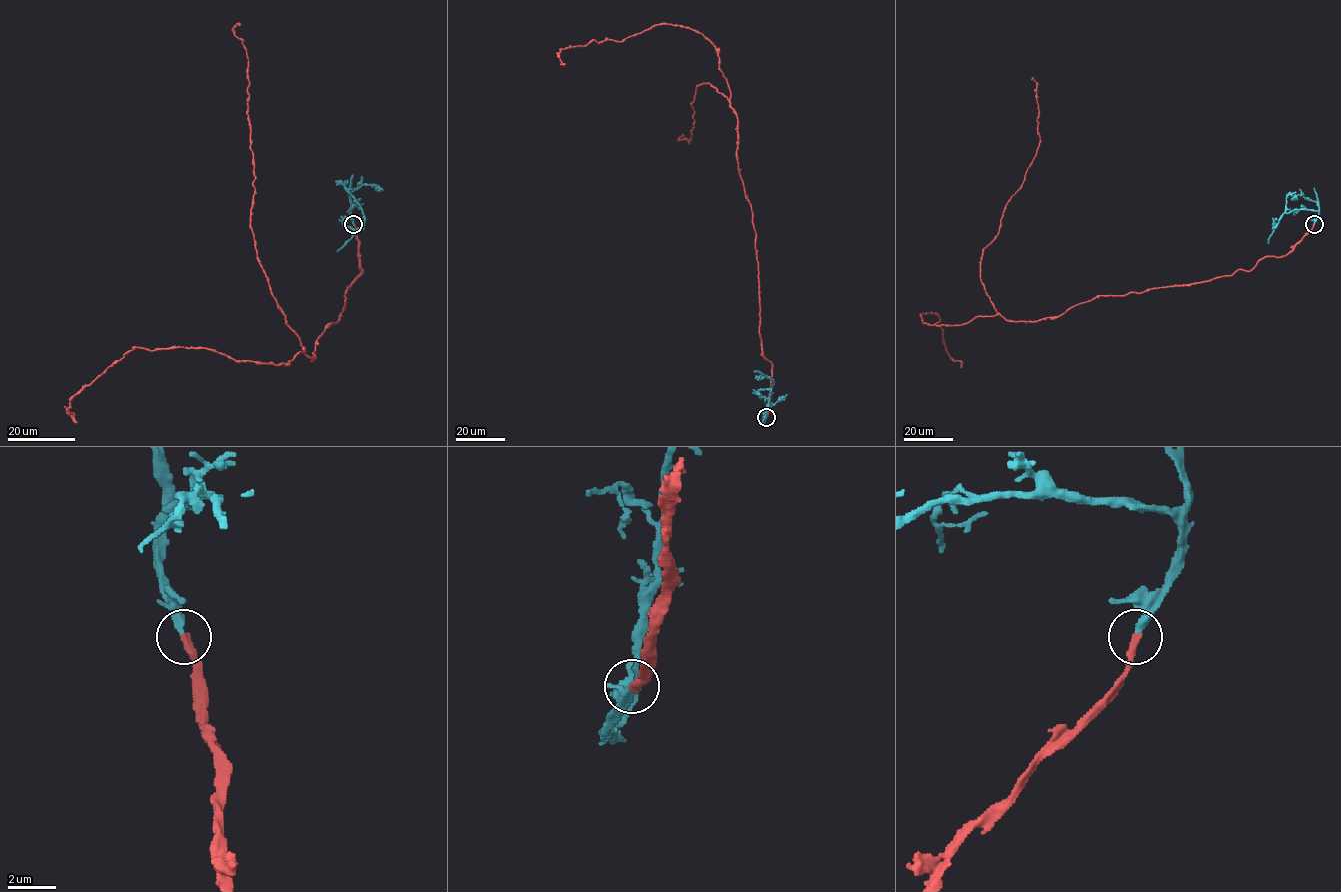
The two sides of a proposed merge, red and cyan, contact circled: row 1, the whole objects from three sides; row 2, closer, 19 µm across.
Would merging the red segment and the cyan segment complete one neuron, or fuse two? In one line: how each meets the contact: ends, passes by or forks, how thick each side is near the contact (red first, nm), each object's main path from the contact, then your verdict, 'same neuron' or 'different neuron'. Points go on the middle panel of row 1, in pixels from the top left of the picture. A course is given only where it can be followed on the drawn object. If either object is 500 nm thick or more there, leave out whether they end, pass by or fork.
red ends; cyan ends; calibres 320 and 280 nm; course red (766, 417), (772, 363), (762, 353), (738, 118), (710, 83), (697, 87), (689, 143), (684, 135); course cyan (766, 417), (773, 381), (754, 371); same neuron

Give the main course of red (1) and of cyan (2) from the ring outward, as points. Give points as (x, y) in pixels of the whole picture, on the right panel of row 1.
1: (1314, 224), (1285, 255), (1250, 271), (1006, 320), (980, 280), (980, 263), (1039, 143), (1032, 79)
2: (1314, 224), (1317, 211), (1293, 210), (1284, 213), (1268, 243)

